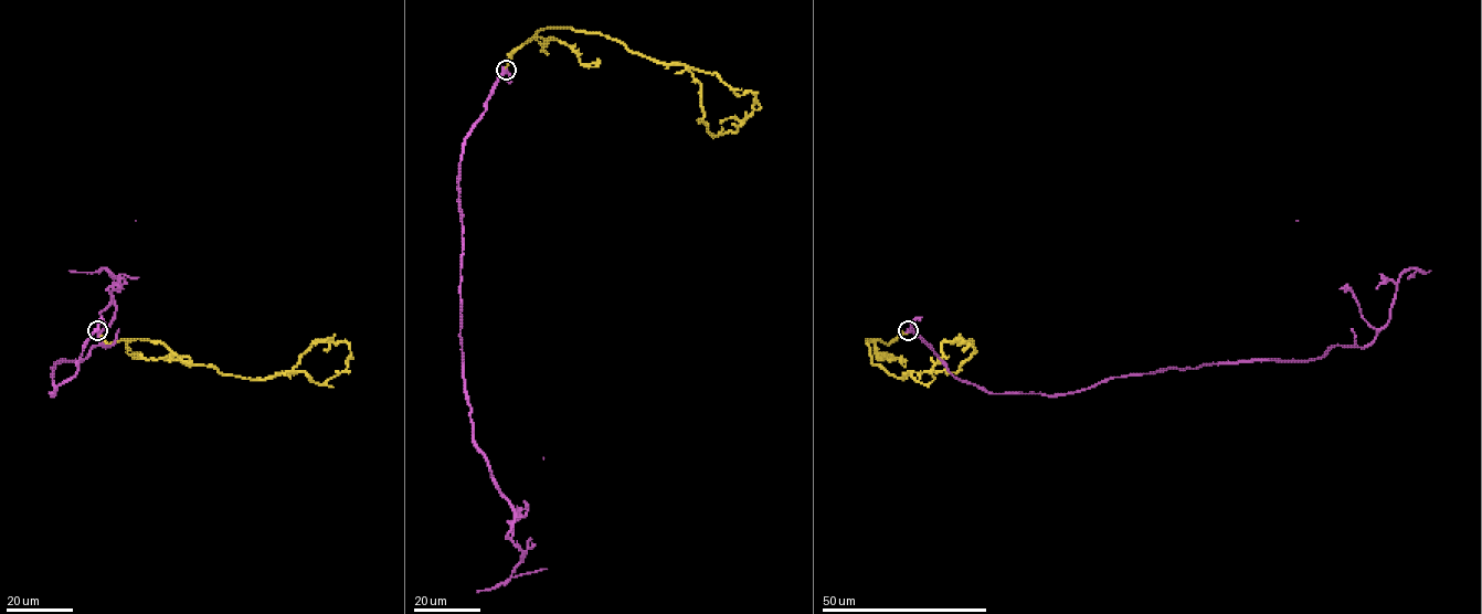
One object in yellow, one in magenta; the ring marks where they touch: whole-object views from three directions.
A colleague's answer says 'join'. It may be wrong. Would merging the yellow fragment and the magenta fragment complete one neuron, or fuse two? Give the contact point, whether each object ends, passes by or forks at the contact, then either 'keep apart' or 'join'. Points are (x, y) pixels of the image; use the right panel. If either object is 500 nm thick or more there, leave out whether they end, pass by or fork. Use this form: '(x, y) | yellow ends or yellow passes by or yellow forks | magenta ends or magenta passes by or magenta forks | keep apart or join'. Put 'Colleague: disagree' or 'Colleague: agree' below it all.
(908, 330) | yellow ends | magenta passes by | join
Colleague: agree

